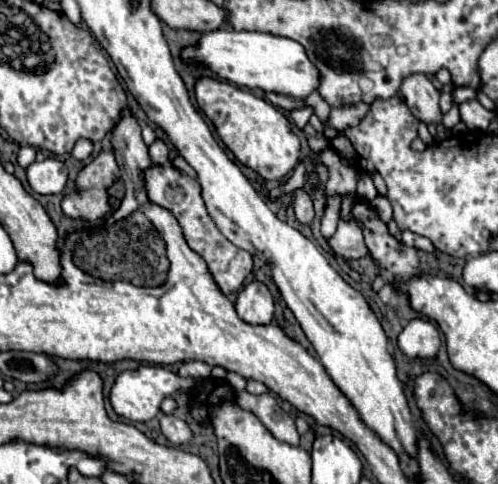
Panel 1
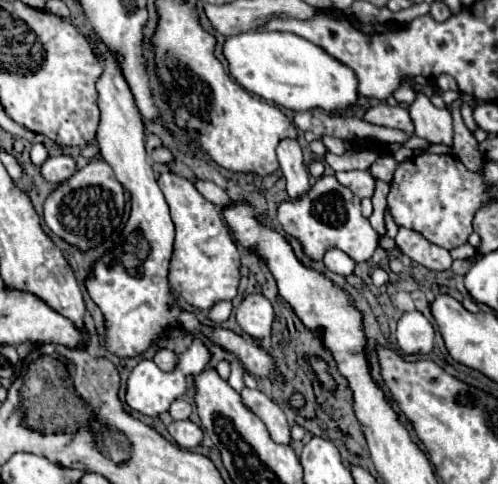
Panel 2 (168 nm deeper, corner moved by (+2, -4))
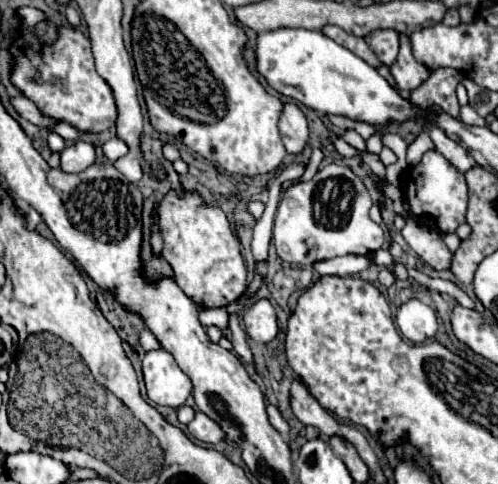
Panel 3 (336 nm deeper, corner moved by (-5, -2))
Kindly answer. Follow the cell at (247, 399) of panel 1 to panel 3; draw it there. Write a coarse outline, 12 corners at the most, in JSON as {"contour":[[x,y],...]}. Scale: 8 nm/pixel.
{"contour":[[267,405],[271,423],[283,437],[289,435],[289,425],[275,405]]}

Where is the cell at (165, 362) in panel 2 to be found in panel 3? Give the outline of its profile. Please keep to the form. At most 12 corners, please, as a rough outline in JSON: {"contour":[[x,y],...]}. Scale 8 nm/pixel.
{"contour":[[149,329],[139,331],[139,343],[145,351],[159,349],[159,341]]}

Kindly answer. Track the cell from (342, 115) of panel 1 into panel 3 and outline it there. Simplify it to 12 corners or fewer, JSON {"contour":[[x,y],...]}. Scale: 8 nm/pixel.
{"contour":[[451,67],[431,71],[411,91],[411,103],[437,105],[457,119],[455,87],[463,75]]}

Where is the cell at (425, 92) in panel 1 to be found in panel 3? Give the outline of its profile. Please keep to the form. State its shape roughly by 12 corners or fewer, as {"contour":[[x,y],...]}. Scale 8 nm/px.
{"contour":[[433,125],[429,135],[459,173],[477,165],[459,143]]}

